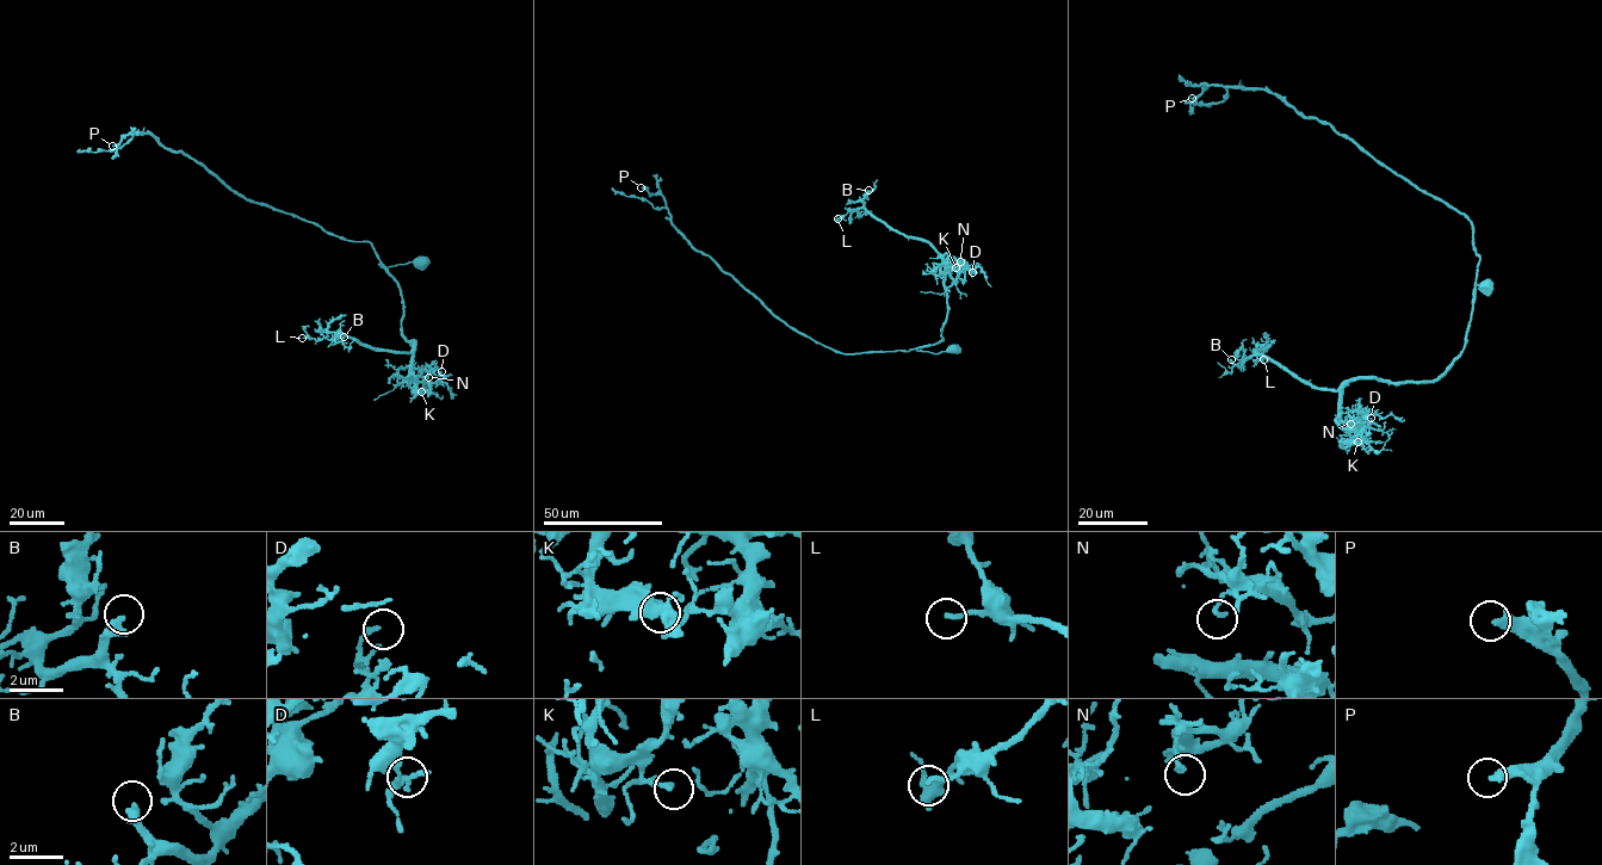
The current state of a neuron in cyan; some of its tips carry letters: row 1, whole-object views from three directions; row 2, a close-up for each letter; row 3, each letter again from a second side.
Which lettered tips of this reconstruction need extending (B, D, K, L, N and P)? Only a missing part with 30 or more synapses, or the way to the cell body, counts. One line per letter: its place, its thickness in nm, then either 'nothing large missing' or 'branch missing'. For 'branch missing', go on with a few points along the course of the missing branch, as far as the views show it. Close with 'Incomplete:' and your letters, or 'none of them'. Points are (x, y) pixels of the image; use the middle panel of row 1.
B: (868, 190) | 380 nm | nothing large missing
D: (972, 272) | 200 nm | nothing large missing
K: (956, 267) | 120 nm | nothing large missing
L: (837, 218) | 140 nm | nothing large missing
N: (960, 261) | 150 nm | nothing large missing
P: (641, 187) | 320 nm | branch missing | (641, 187), (618, 165)
Incomplete: P

